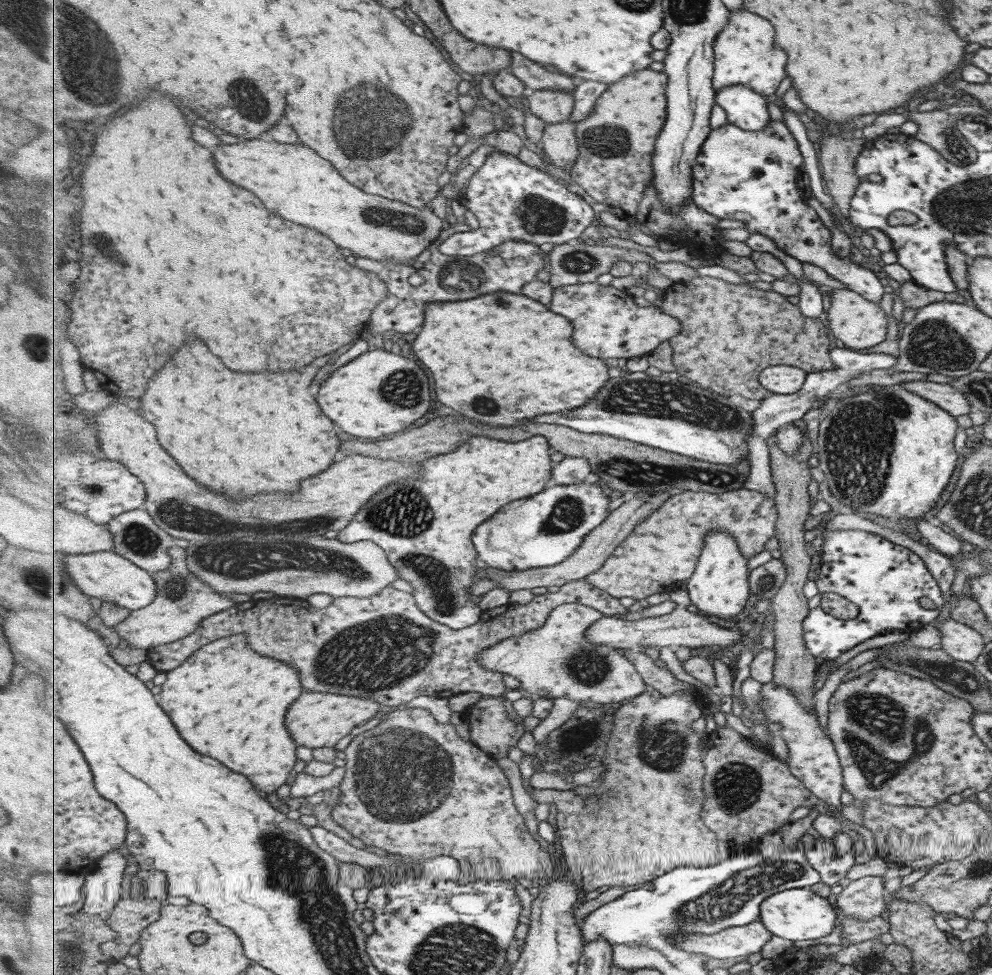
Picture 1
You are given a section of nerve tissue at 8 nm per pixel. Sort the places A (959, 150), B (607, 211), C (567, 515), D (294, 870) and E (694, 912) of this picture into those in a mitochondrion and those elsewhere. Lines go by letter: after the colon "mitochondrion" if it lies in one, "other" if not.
A: mitochondrion
B: other
C: mitochondrion
D: mitochondrion
E: mitochondrion

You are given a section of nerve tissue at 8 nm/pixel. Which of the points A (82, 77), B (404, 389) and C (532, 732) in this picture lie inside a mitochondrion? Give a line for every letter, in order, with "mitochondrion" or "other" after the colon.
A: mitochondrion
B: mitochondrion
C: other

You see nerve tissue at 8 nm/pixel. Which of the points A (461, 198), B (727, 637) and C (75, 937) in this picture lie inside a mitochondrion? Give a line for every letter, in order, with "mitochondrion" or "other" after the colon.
A: other
B: other
C: mitochondrion

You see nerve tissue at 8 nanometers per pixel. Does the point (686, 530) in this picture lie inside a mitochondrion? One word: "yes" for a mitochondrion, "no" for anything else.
no

